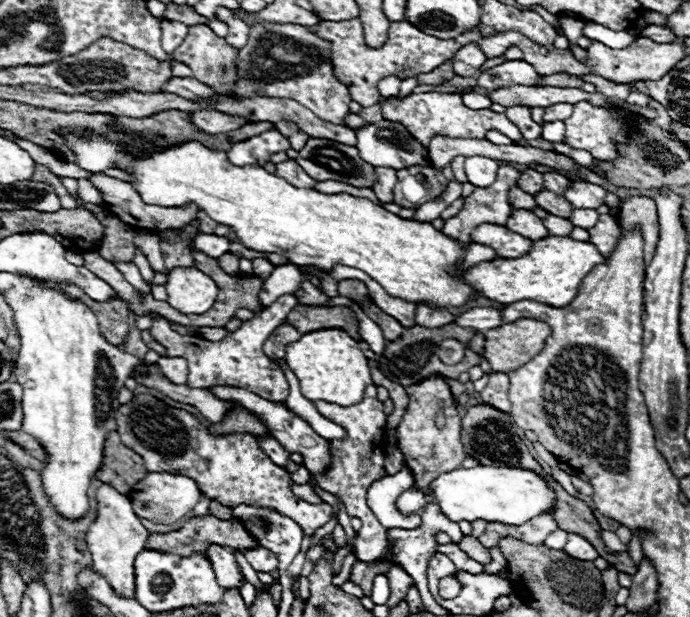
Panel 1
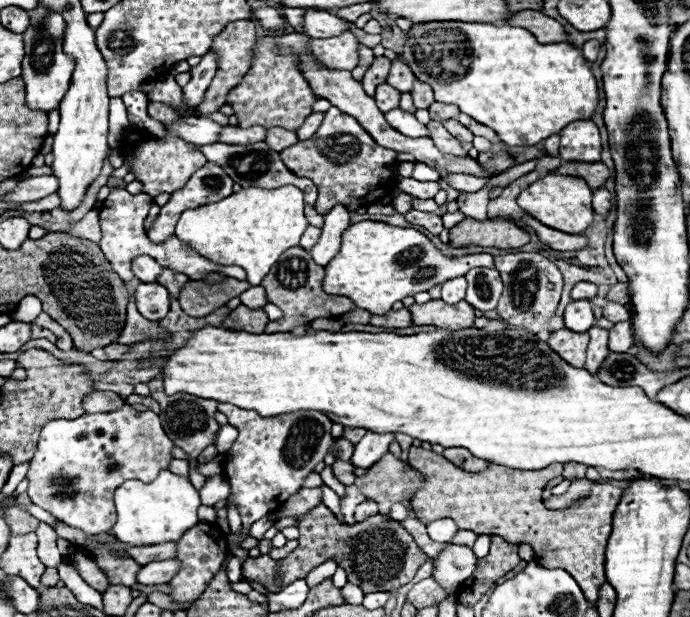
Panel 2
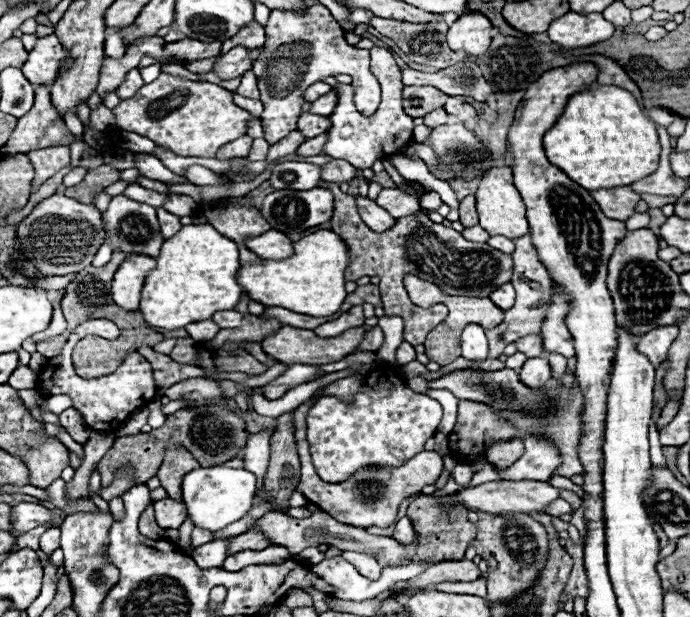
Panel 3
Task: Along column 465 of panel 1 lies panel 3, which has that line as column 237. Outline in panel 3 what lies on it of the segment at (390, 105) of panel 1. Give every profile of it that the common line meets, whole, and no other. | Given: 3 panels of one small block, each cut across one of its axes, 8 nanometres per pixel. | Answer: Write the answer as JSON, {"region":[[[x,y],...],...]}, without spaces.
{"region":[[[160,72],[160,76],[154,82],[144,84],[132,98],[122,100],[116,108],[112,108],[112,112],[114,112],[114,126],[118,130],[146,136],[154,140],[158,146],[172,150],[176,156],[198,156],[198,158],[214,158],[218,148],[244,136],[250,118],[250,112],[234,104],[234,94],[230,90],[210,82],[192,82],[166,72]]]}

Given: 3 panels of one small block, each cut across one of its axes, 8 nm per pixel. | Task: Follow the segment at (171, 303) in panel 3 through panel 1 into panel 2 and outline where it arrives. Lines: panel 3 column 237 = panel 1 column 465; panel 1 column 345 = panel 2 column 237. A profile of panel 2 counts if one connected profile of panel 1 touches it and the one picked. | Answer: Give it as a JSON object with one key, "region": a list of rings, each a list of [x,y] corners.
{"region":[[[250,186],[220,202],[186,210],[176,224],[176,236],[212,262],[244,268],[246,282],[258,286],[280,254],[300,244],[306,228],[308,220],[304,218],[304,196],[296,186],[282,186],[274,190]]]}

